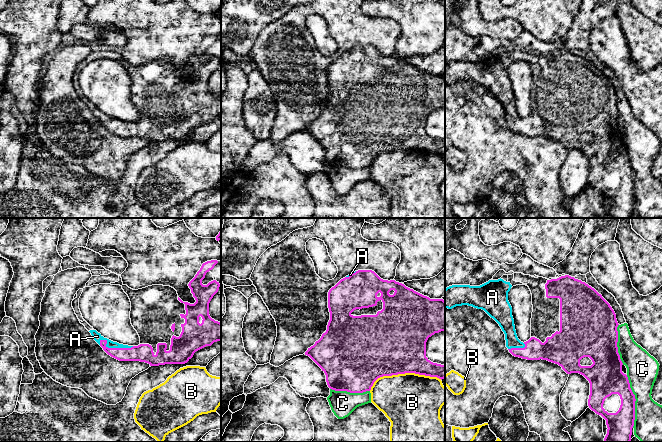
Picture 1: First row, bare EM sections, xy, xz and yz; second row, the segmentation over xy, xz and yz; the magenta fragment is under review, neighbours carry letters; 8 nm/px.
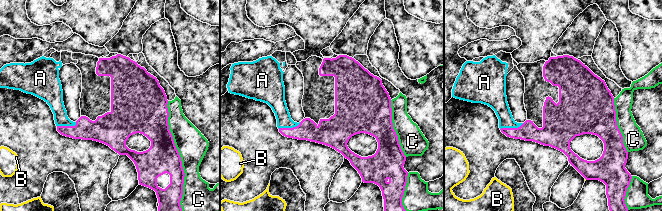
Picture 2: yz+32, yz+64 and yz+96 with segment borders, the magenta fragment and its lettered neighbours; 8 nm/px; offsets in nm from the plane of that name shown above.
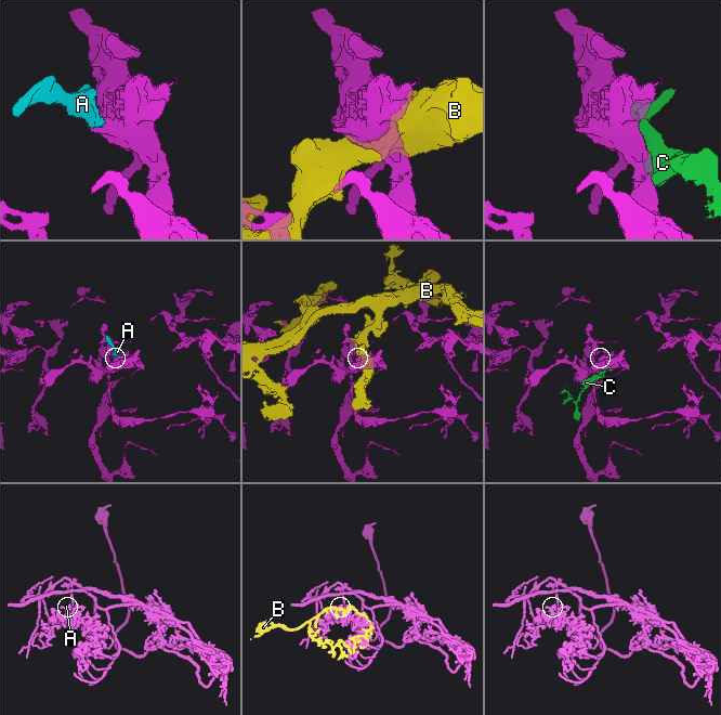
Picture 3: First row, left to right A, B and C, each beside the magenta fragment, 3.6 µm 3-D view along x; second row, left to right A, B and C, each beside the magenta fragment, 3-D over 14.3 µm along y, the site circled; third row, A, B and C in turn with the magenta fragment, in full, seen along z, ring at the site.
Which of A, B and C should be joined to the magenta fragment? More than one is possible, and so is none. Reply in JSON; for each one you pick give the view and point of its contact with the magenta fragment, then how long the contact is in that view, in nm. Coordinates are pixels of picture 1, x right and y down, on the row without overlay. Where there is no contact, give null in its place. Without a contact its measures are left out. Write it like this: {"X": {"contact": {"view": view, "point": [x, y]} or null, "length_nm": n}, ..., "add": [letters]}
{"A": {"contact": {"view": "xy", "point": [114, 124]}, "length_nm": 280}, "add": ["A"]}

